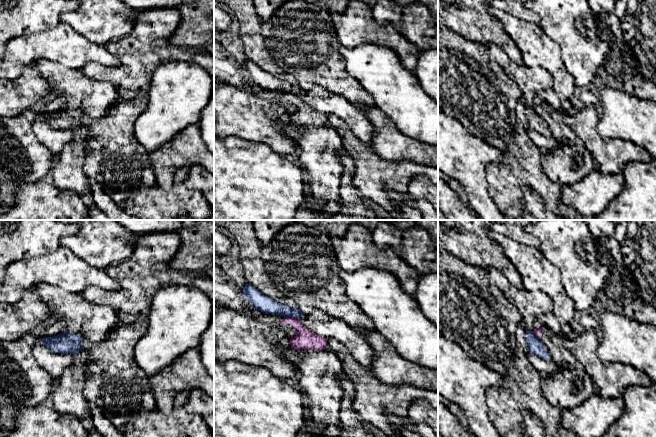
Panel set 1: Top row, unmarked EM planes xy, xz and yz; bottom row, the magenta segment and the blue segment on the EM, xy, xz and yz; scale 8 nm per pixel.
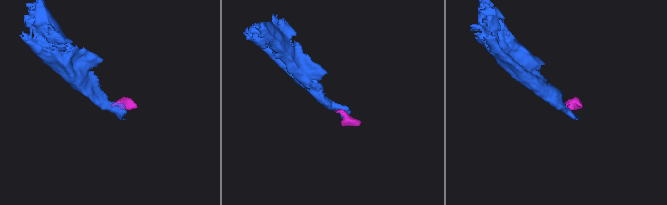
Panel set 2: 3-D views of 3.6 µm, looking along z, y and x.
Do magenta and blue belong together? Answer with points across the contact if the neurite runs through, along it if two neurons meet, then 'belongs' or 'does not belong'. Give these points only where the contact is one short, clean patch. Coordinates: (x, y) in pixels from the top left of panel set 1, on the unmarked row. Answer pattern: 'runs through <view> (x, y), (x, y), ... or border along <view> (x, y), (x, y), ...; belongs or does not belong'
border along xz (284, 93), (295, 93), (297, 95); does not belong

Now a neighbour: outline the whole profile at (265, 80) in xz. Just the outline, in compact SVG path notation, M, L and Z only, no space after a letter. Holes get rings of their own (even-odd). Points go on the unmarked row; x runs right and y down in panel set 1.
M246 60L243 63L245 75L252 80L256 85L271 91L280 91L282 93L301 94L304 93L305 88L282 81L272 74L262 70L254 62Z

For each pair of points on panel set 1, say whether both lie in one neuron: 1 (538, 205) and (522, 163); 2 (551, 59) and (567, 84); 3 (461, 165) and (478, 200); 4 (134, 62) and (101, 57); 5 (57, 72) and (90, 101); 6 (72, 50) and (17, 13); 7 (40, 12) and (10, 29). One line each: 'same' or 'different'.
1: different
2: same
3: same
4: different
5: same
6: different
7: same

